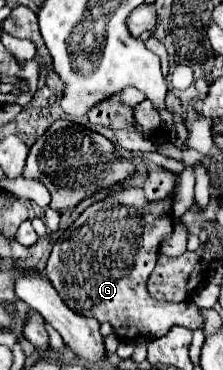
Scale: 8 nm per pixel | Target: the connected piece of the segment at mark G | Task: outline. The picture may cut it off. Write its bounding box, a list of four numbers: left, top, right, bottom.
[46,187,202,339]

